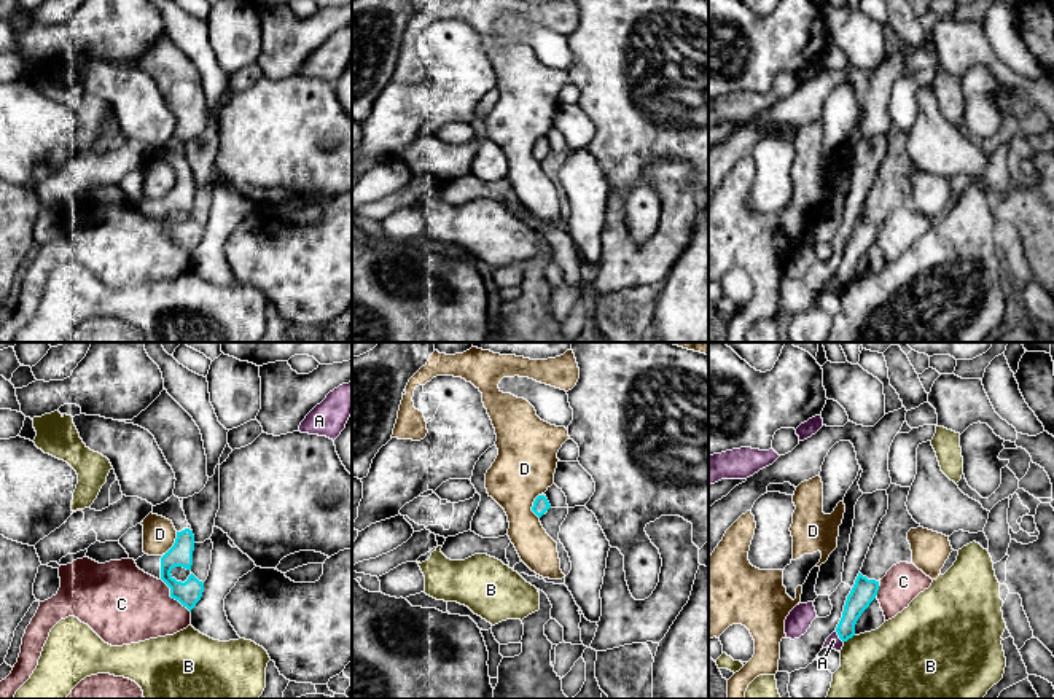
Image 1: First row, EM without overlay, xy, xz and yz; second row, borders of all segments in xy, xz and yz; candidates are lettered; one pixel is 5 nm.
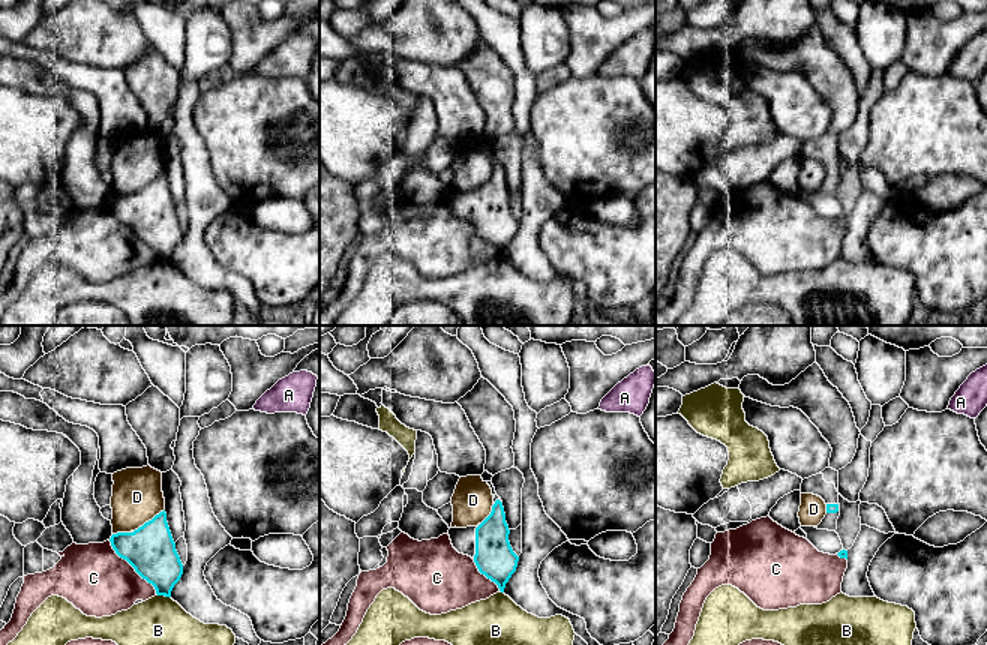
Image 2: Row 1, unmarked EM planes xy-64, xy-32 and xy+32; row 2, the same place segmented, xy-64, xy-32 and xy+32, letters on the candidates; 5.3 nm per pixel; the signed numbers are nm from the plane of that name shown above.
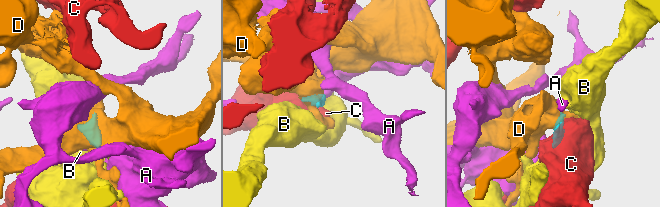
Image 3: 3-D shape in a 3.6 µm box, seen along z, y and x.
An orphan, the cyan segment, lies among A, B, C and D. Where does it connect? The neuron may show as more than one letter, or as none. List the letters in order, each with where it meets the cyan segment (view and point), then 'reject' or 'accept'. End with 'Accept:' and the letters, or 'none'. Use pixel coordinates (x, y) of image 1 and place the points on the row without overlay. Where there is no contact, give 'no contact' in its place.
A: meets cyan in yz at (839, 281); reject
B: meets cyan in yz at (849, 281); reject
C: meets cyan in xy at (172, 241); reject
D: meets cyan in xz at (532, 150); reject
Accept: none

